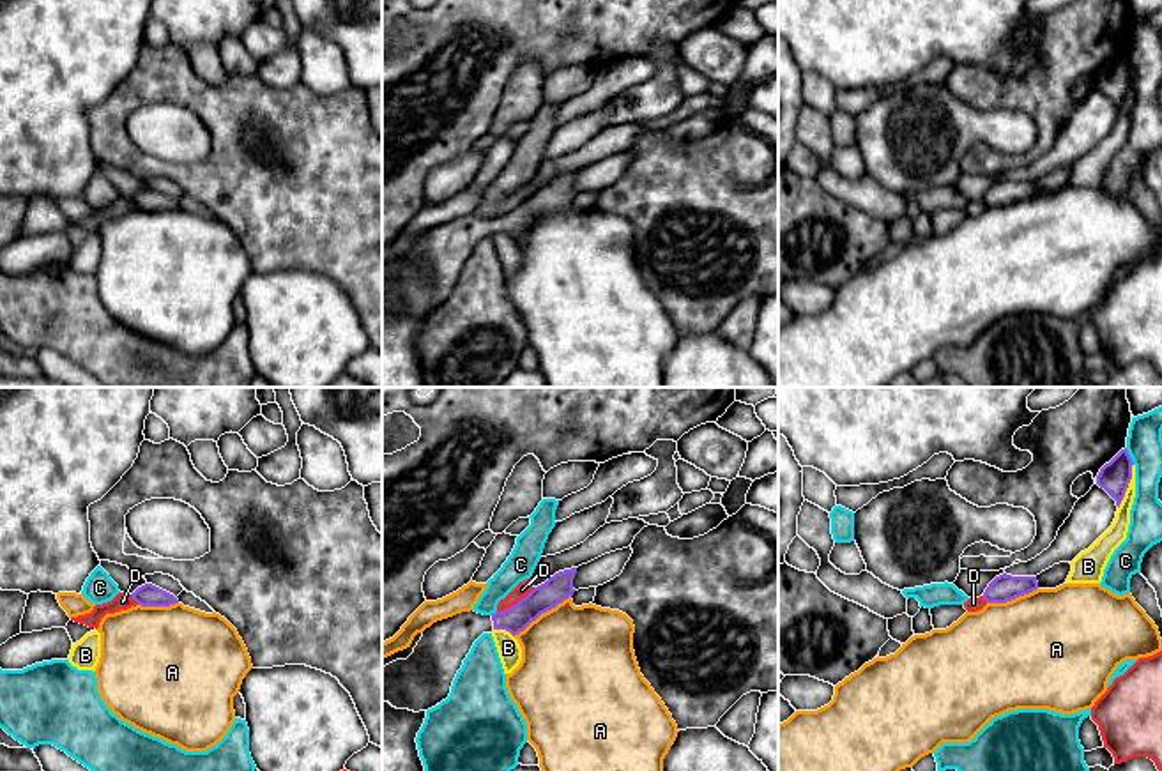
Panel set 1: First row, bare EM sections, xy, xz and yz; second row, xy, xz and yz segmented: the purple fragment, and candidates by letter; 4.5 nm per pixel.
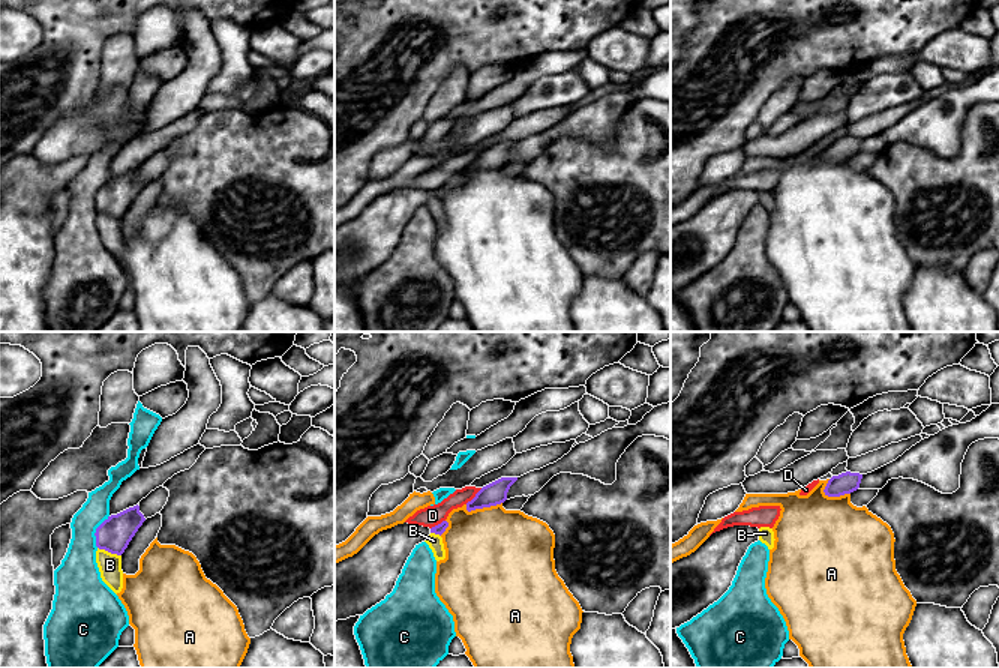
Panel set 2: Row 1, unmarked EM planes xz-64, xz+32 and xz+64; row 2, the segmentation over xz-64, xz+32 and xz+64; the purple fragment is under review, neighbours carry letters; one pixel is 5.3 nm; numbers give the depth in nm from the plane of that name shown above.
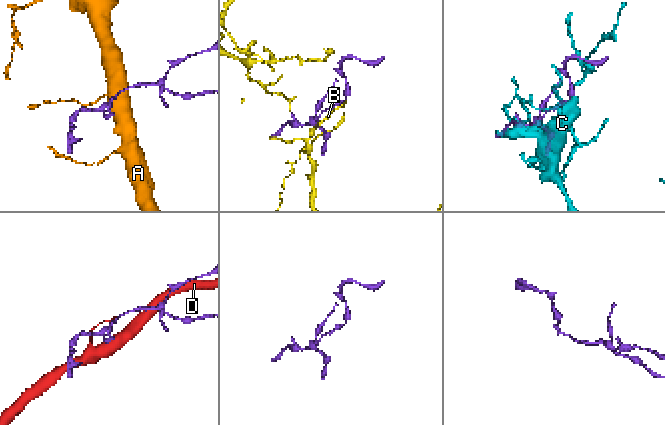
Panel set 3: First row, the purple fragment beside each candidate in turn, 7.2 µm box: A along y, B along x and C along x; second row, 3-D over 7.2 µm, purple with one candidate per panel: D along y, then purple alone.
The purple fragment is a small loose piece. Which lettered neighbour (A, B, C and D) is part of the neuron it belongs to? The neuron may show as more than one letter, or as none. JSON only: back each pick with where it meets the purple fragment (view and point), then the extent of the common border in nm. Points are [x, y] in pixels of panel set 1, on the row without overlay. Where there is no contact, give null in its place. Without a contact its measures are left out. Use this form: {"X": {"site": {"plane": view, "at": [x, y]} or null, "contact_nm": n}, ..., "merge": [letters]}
{"merge": []}

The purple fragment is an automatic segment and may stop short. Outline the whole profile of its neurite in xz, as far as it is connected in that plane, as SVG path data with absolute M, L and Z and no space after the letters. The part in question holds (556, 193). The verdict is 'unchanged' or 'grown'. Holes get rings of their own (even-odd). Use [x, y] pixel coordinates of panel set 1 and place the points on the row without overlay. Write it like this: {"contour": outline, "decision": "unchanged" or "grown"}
{"contour": "M577 172L555 177L504 216L483 219L470 214L433 226L407 263L382 271L382 304L414 317L435 311L449 301L463 263L483 237L506 233L518 239L573 200L575 177Z", "decision": "grown"}

